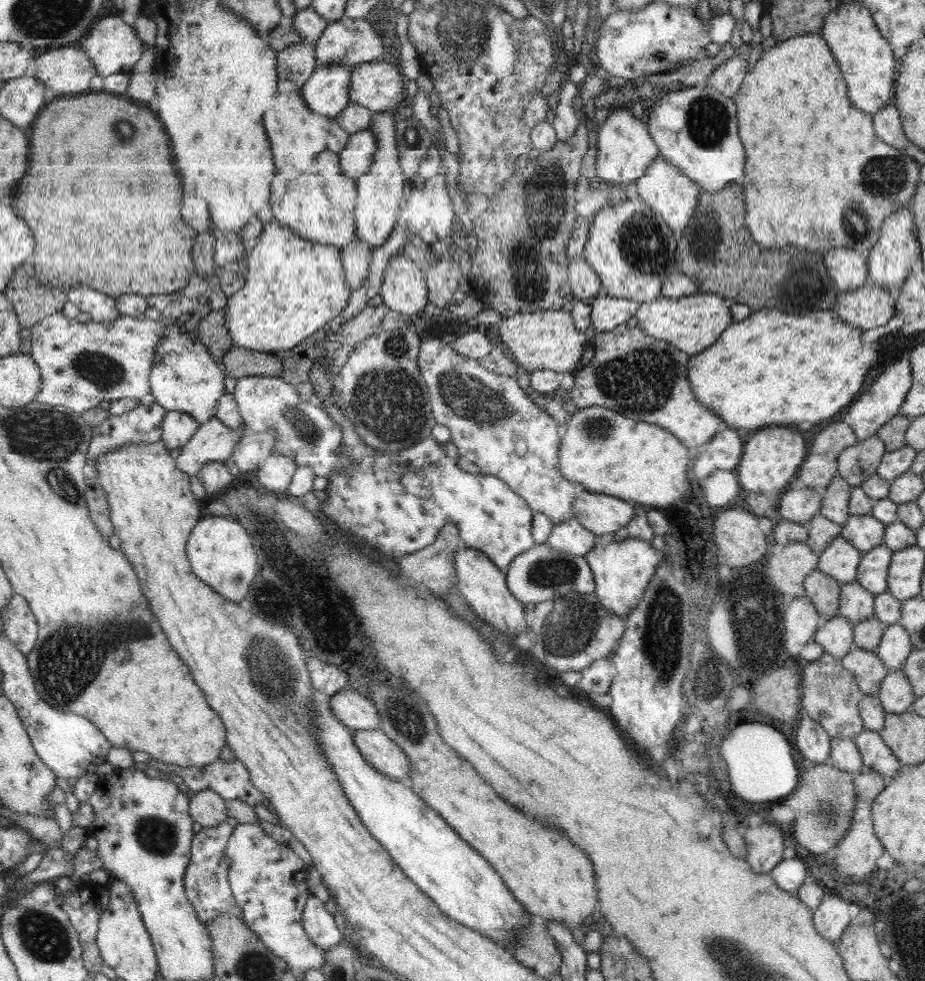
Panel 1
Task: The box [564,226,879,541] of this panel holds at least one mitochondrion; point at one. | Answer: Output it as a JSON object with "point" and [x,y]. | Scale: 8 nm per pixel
{"point":[641,381]}

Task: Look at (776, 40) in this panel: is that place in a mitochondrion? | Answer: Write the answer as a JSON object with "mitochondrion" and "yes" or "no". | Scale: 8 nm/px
{"mitochondrion":"no"}

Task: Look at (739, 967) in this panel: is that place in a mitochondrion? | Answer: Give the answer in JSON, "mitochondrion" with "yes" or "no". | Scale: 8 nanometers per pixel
{"mitochondrion":"yes"}

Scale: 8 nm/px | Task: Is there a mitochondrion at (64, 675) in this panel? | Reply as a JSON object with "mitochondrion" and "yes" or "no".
{"mitochondrion":"yes"}

